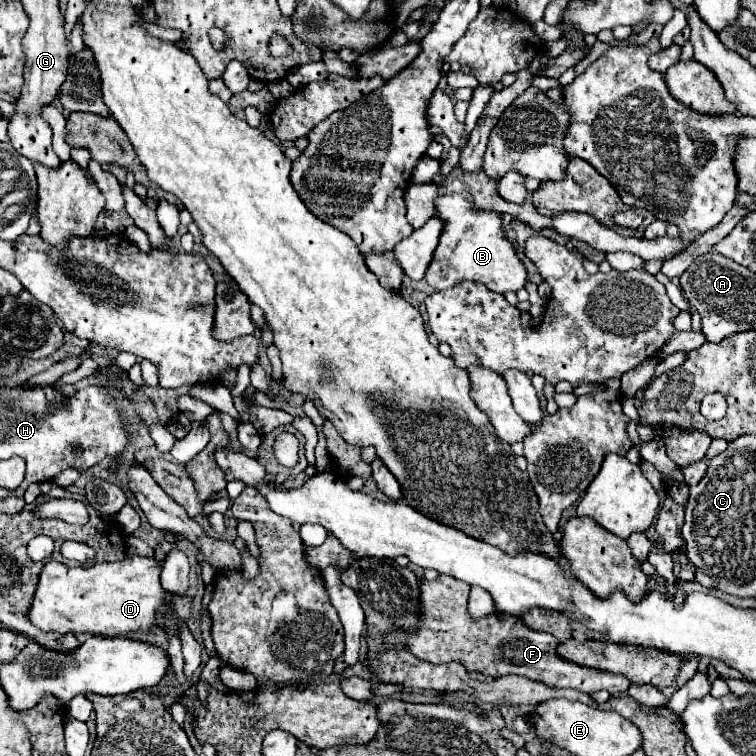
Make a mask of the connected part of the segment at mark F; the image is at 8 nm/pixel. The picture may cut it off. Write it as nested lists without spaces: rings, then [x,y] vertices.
[[[441,575],[435,581],[421,579],[421,609],[423,609],[423,623],[417,633],[411,637],[403,635],[401,631],[387,635],[387,643],[391,647],[407,647],[415,657],[429,661],[429,663],[449,663],[461,661],[467,671],[479,671],[491,677],[503,675],[523,675],[533,681],[541,681],[549,687],[571,687],[583,693],[595,693],[607,689],[613,697],[625,693],[631,681],[619,673],[607,673],[591,667],[583,667],[579,663],[571,663],[555,653],[557,639],[549,633],[539,633],[529,629],[523,619],[507,615],[507,613],[493,613],[479,621],[473,621],[467,613],[467,599],[469,599],[469,585],[457,581],[453,577]]]

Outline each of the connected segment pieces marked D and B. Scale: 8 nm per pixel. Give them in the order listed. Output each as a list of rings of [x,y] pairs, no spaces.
[[[125,557],[123,561],[115,561],[115,563],[95,563],[89,569],[83,567],[67,567],[63,563],[57,561],[47,561],[41,575],[39,575],[39,585],[37,585],[37,593],[35,599],[31,603],[31,623],[35,627],[39,627],[41,631],[59,631],[59,633],[101,633],[107,637],[119,637],[119,635],[129,635],[135,631],[143,631],[143,633],[153,633],[157,629],[165,629],[157,625],[157,615],[161,615],[161,619],[165,623],[171,623],[173,627],[179,625],[177,615],[173,613],[171,607],[171,595],[167,591],[163,591],[161,587],[161,569],[163,563],[155,561],[153,557]]]
[[[441,195],[435,199],[437,217],[445,221],[445,229],[439,237],[439,245],[433,253],[433,261],[427,269],[427,283],[435,291],[451,289],[461,281],[481,281],[495,293],[519,291],[529,281],[525,263],[517,257],[513,245],[505,239],[501,217],[495,211],[475,211],[473,203],[461,195]]]

